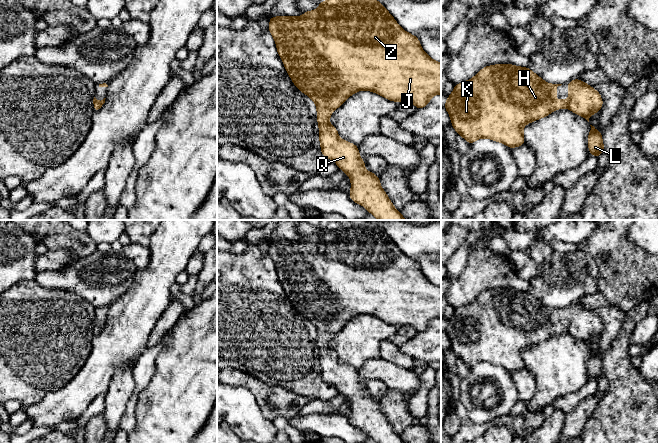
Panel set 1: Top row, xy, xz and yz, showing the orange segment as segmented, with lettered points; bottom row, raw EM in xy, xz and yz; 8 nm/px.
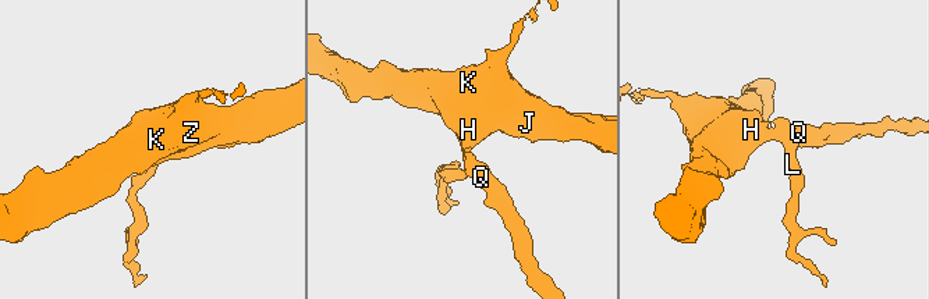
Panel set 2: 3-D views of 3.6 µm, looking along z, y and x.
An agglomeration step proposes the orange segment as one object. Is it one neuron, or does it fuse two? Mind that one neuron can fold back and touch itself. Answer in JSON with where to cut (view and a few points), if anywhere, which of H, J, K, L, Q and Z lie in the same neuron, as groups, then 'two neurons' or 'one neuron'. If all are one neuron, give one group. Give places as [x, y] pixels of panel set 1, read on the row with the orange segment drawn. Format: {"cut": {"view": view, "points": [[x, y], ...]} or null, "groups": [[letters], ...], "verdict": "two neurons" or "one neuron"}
{"cut": null, "groups": [["H", "J", "K", "L", "Q", "Z"]], "verdict": "one neuron"}

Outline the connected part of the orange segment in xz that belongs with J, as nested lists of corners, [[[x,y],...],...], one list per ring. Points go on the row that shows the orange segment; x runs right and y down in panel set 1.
[[[326,0],[325,2],[319,2],[319,8],[315,11],[306,11],[302,16],[290,17],[290,16],[277,16],[269,17],[269,32],[273,36],[276,42],[277,52],[283,61],[283,64],[287,70],[288,75],[291,77],[294,85],[304,94],[308,95],[315,103],[317,107],[317,123],[319,124],[319,140],[321,144],[321,153],[325,158],[334,160],[339,169],[343,170],[346,175],[351,178],[351,191],[349,197],[353,202],[363,205],[367,211],[373,214],[378,220],[406,220],[400,211],[395,209],[391,200],[388,198],[386,192],[380,186],[380,179],[374,174],[374,172],[367,172],[364,169],[366,162],[360,158],[358,147],[339,138],[337,129],[329,123],[330,115],[336,108],[339,108],[344,101],[360,90],[368,90],[375,92],[384,98],[394,102],[406,102],[409,101],[416,106],[417,109],[424,108],[434,95],[441,94],[441,63],[434,61],[427,53],[423,51],[420,45],[419,39],[403,30],[393,16],[386,10],[386,8],[377,0]]]

